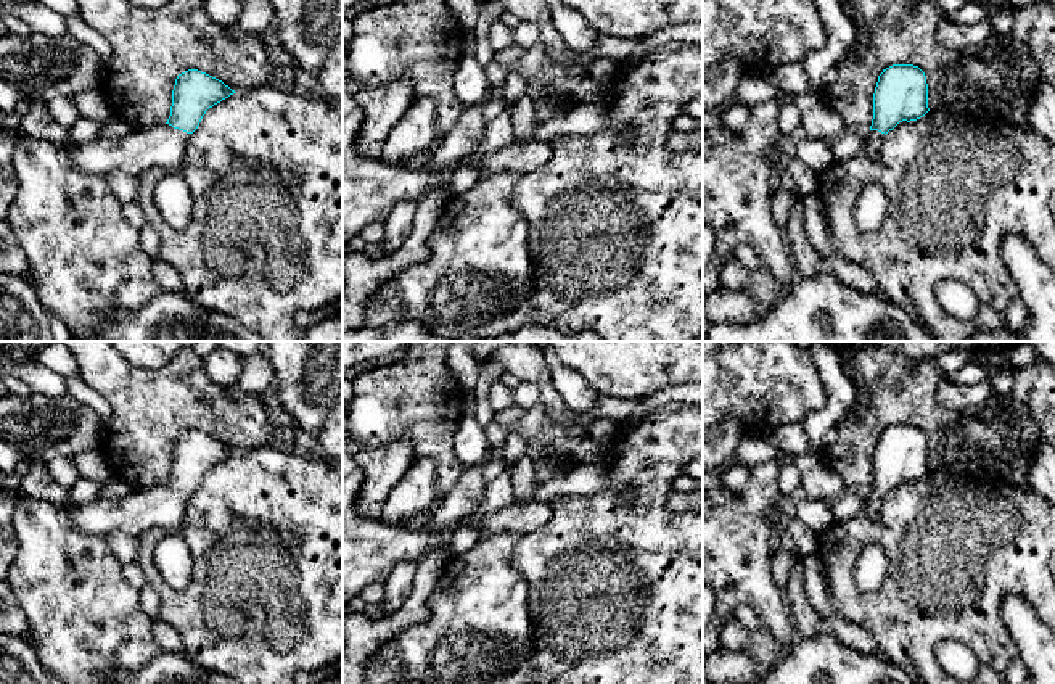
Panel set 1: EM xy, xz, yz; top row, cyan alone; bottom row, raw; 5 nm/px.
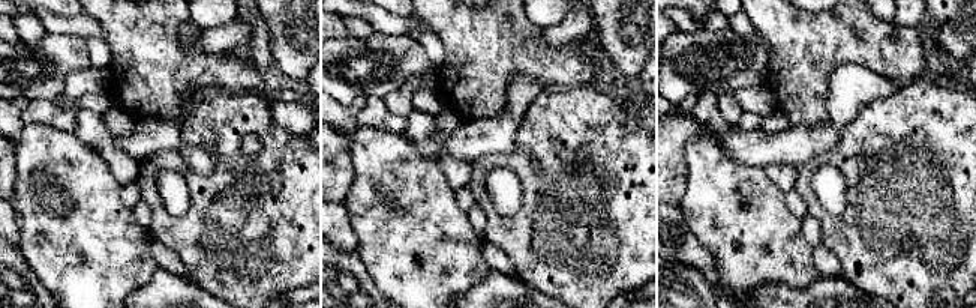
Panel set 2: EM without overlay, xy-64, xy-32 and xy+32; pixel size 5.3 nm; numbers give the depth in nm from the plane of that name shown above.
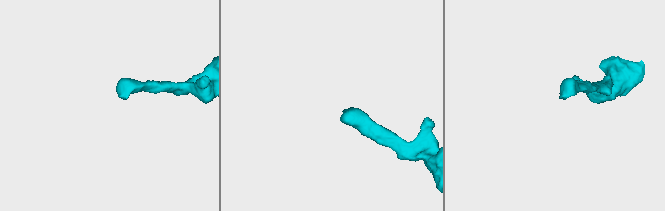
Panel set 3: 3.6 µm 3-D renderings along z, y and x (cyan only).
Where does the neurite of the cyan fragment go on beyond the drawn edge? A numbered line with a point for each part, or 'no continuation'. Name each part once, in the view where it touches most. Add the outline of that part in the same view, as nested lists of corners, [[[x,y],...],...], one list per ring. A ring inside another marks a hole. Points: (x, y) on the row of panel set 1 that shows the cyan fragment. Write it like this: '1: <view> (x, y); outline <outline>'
1: xy (163, 145); outline [[[169,124],[148,130],[132,130],[119,140],[98,138],[88,143],[64,142],[76,169],[95,175],[114,171],[142,175],[151,167],[167,167],[180,163],[190,134]]]

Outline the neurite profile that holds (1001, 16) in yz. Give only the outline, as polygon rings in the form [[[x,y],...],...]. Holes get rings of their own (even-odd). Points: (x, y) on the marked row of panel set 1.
[[[984,3],[986,16],[992,23],[994,32],[1007,35],[1012,32],[1013,10],[1008,5],[989,6]]]

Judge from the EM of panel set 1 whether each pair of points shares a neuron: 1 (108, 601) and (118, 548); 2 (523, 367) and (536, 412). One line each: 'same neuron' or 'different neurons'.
1: different neurons
2: different neurons

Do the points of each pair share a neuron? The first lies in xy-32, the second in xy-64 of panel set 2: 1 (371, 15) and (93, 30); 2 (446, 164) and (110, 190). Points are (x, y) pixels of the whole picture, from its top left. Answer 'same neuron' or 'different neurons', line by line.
1: same neuron
2: different neurons

